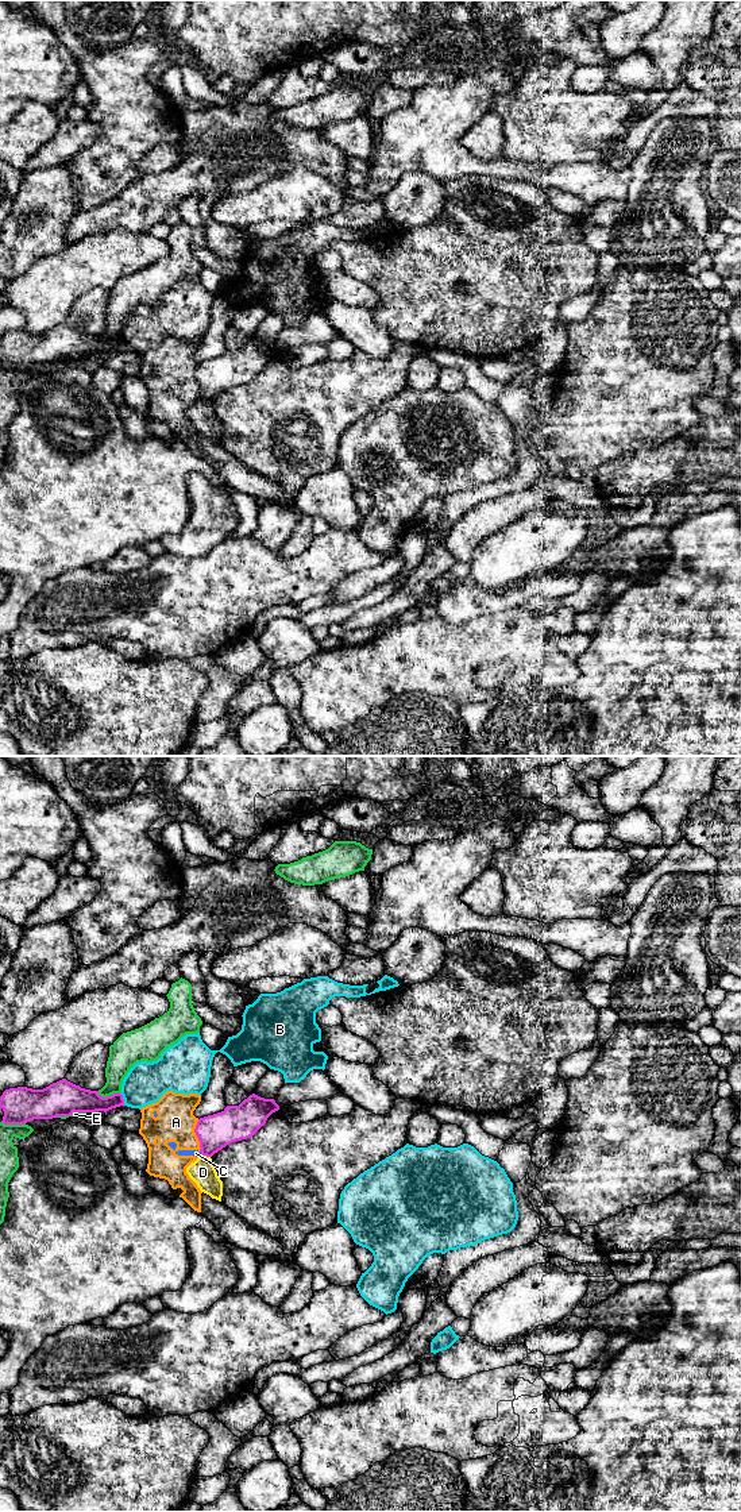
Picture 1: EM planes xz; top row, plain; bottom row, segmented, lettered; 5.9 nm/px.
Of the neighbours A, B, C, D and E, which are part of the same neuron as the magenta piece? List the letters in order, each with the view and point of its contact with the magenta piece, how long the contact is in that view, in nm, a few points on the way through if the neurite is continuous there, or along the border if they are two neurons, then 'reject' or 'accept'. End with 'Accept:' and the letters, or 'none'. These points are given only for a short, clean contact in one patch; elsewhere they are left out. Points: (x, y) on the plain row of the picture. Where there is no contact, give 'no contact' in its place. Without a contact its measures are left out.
A: meets magenta in xz at (196, 378); contact 190 nm long; reject
B: meets magenta in xz at (123, 343); contact 80 nm long; reject
C: meets magenta in xz at (201, 397); contact 30 nm long; border along xz (200, 394), (201, 398); reject
D: meets magenta in xz at (205, 398); contact 60 nm long; border along xz (201, 398), (209, 401); reject
E: meets magenta in xz at (108, 340); contact 140 nm long; reject
Accept: none

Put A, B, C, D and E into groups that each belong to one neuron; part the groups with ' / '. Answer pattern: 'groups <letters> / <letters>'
groups A C / B / D / E

